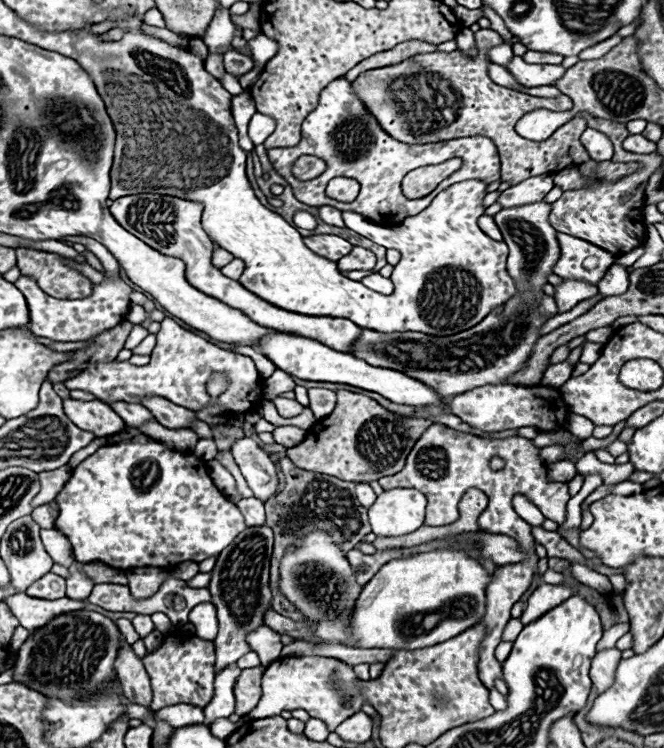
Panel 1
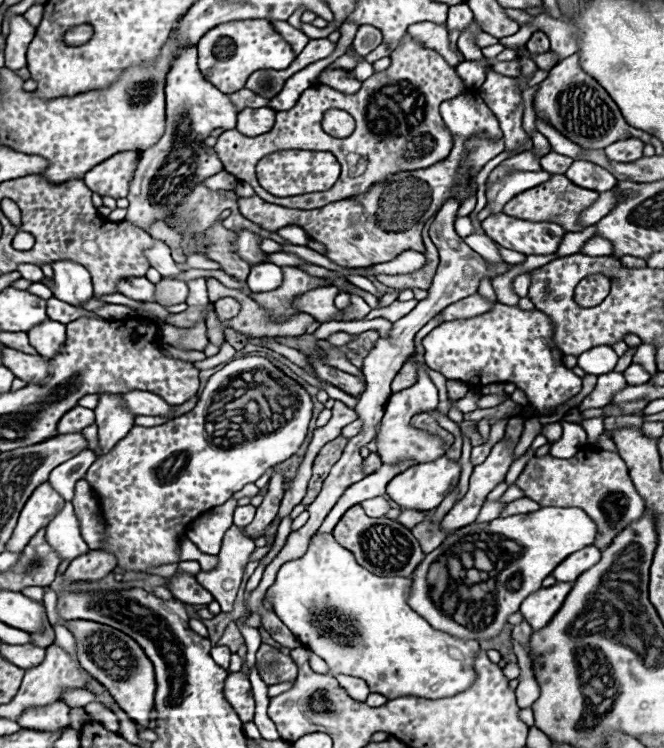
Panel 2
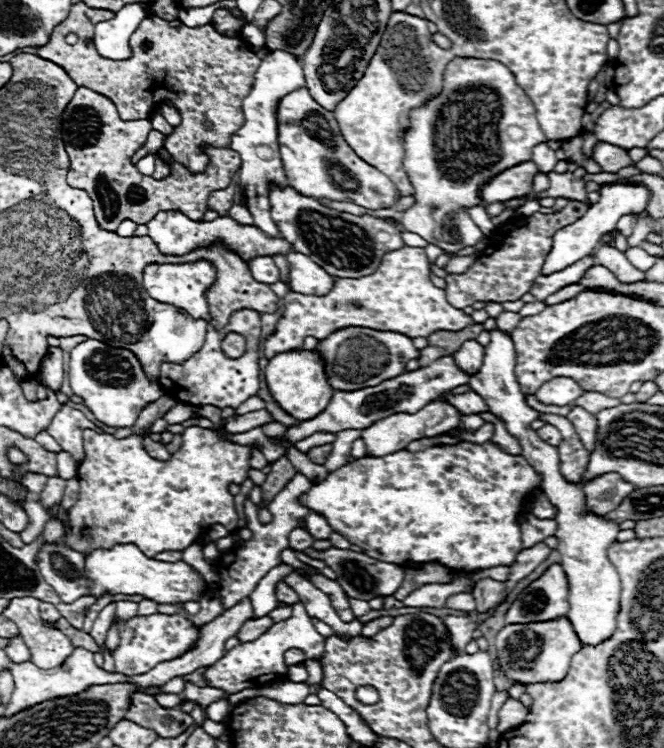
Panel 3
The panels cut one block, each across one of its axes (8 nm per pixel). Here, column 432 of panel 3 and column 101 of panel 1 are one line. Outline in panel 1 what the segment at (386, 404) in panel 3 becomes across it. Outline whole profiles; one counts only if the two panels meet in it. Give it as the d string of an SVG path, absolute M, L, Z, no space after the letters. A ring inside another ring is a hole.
M164 318L160 322L160 330L156 332L156 346L152 350L152 360L148 366L134 366L130 362L96 362L88 366L74 378L68 378L64 384L68 390L84 390L94 394L102 402L140 402L144 394L162 396L172 400L178 406L188 410L200 410L210 402L210 394L206 392L206 384L214 374L226 374L228 388L220 394L218 404L228 412L248 412L252 404L258 404L258 396L262 394L260 374L254 362L248 356L226 352L198 334L178 326L172 318ZM256 392L256 402L244 402Z

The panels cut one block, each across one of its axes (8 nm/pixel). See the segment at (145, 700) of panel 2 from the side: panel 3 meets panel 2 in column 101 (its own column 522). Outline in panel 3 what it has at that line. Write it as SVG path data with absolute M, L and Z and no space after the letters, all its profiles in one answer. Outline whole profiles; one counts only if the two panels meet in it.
M556 618L552 622L532 622L532 624L516 624L504 626L496 636L496 650L500 658L500 666L506 670L506 676L522 682L558 682L566 676L570 660L576 652L582 650L582 642L572 628L572 622L564 618Z

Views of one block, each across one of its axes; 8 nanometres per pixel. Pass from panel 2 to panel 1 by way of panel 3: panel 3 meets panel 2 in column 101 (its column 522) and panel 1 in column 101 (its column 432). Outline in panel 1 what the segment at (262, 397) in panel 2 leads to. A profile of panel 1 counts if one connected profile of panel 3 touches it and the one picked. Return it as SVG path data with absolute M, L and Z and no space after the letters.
M144 434L114 446L98 448L92 456L82 460L56 496L56 504L60 508L56 528L72 542L74 558L82 564L104 562L120 570L140 566L170 568L188 560L202 562L220 554L220 550L246 528L238 506L228 502L214 486L206 460L190 452L168 448Z

